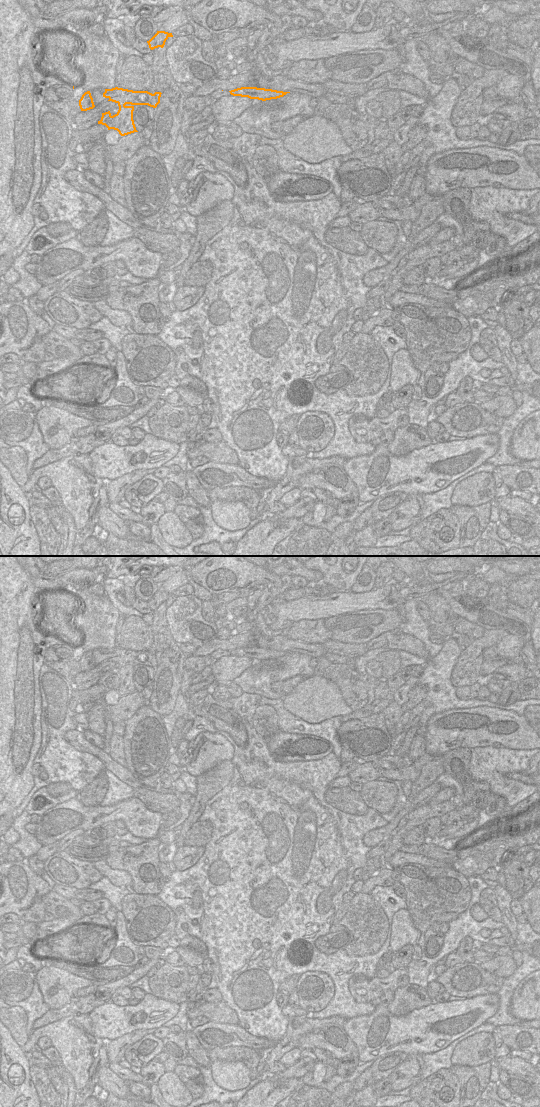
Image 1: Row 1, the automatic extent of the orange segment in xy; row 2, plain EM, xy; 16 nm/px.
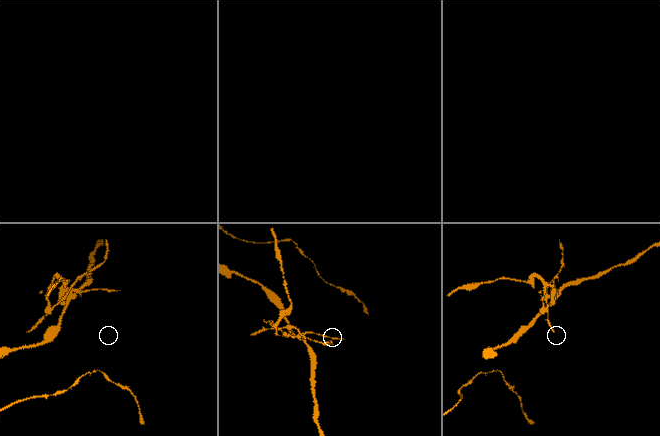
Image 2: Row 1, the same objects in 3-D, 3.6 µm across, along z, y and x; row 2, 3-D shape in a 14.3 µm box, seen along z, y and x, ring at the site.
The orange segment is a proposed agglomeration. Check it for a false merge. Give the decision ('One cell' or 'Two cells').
Two cells

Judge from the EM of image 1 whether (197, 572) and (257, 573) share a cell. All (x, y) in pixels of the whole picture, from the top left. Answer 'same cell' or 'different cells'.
same cell

